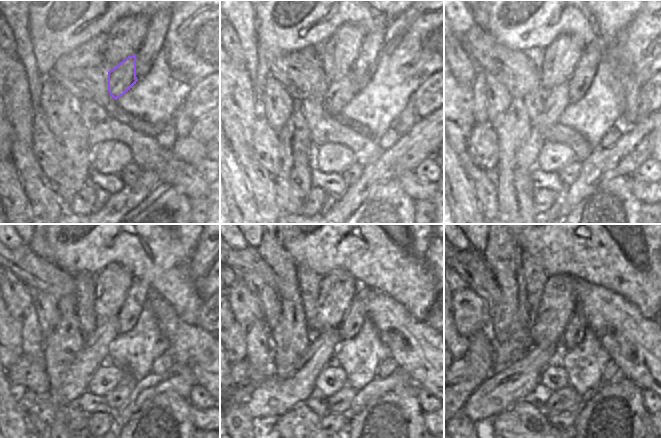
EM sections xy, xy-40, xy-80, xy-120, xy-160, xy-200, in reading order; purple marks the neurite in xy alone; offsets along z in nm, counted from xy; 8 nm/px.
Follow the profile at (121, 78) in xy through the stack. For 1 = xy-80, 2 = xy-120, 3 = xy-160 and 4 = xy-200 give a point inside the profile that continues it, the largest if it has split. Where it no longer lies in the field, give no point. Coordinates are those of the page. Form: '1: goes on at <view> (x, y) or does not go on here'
1: goes on at xy-80 (556, 100)
2: goes on at xy-120 (95, 352)
3: goes on at xy-160 (274, 396)
4: goes on at xy-200 (499, 392)

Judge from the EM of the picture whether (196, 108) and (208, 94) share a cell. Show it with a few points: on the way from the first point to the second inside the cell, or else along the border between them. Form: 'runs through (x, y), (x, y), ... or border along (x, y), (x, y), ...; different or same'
runs through (198, 105), (206, 97); same

